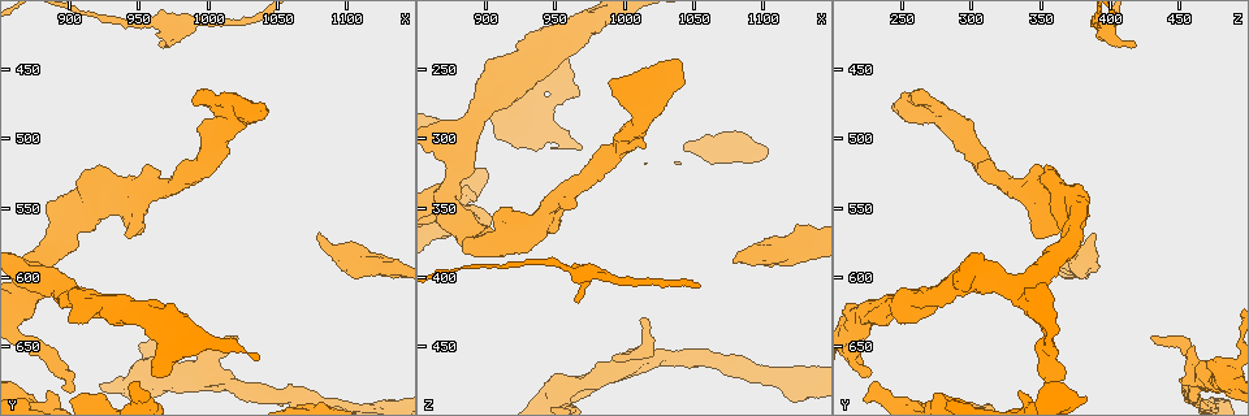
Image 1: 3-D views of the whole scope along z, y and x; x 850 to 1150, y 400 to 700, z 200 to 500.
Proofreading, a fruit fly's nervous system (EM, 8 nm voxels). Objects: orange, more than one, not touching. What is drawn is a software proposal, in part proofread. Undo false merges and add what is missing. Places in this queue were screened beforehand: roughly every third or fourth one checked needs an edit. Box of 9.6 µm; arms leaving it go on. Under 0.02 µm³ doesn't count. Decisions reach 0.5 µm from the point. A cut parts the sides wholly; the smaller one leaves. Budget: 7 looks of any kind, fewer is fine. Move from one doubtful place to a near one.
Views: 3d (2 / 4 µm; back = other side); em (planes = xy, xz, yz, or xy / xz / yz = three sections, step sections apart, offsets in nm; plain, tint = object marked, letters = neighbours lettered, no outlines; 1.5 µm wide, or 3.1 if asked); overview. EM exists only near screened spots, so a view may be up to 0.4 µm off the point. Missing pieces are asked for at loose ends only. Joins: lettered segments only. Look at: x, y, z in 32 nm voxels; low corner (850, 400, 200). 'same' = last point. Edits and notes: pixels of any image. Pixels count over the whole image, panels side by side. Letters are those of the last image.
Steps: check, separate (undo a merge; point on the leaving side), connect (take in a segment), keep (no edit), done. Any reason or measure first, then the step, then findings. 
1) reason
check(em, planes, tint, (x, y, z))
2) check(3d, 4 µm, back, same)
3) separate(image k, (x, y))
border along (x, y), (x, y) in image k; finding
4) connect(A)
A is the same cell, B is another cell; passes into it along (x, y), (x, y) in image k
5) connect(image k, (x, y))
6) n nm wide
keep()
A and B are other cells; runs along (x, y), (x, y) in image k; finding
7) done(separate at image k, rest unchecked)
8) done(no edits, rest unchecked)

free end
check(3d, 2 µm, (1080, 568, 390))

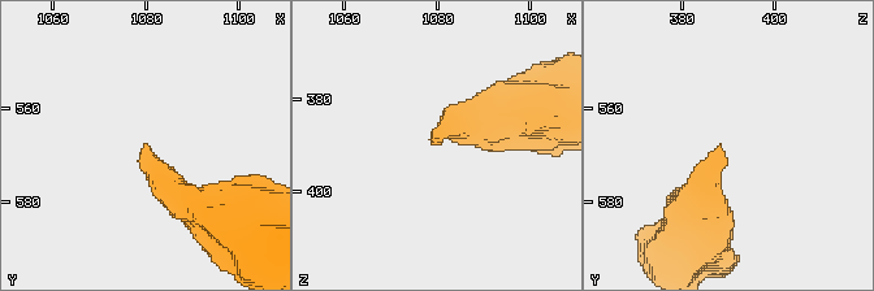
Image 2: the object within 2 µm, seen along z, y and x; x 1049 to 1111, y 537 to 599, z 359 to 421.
check(em, planes, letters, (1080, 569, 388))

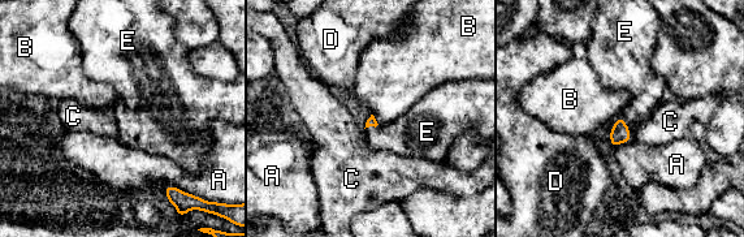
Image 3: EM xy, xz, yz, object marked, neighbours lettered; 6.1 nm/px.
connect(E)
E is the same cell, A, B, C and D are other cells; passes into it along (619, 133), (627, 128), (647, 93) in image 3; the cell continues

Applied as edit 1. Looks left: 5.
free end
check(em, yz, step 4, letters, (1016, 640, 430))

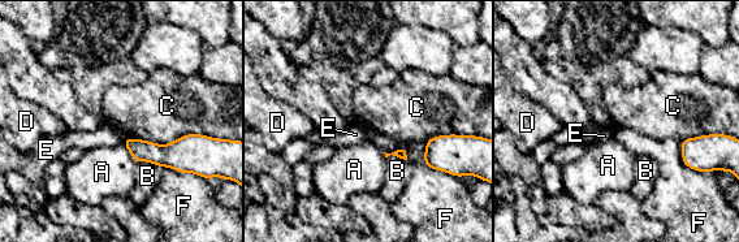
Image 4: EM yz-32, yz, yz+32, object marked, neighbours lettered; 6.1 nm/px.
cut it another way
check(em, planes, letters, same)

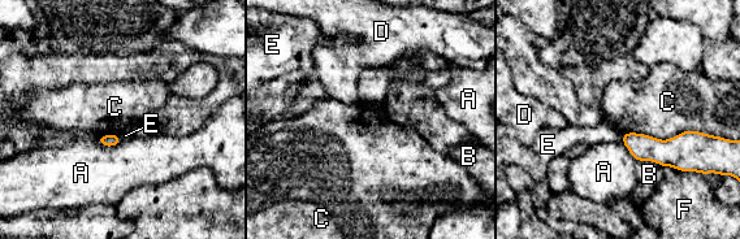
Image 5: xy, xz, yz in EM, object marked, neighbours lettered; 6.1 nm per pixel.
keep()
A, B, C, D, E and F are other cells; border along (623, 133), (710, 135) in image 5; no lettered segment goes on from it

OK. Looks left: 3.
branch stops here
check(em, yz, step 8, tint, (968, 434, 416))

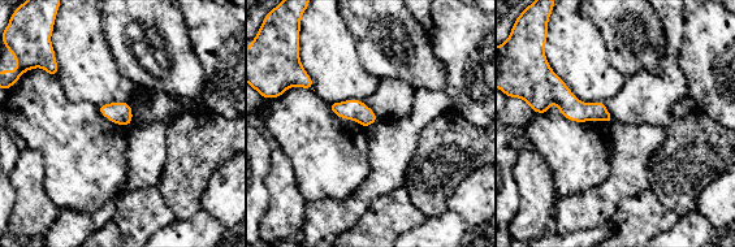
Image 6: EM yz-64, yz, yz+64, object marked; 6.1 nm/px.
cut it another way
check(em, planes, letters, same)

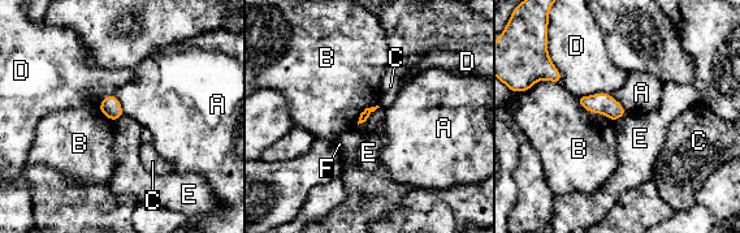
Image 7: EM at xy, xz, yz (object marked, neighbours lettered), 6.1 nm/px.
keep()
A, B, C, D, E and F are other cells; none of them fits

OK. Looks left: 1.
done(connect at image 3, rest unchecked)

